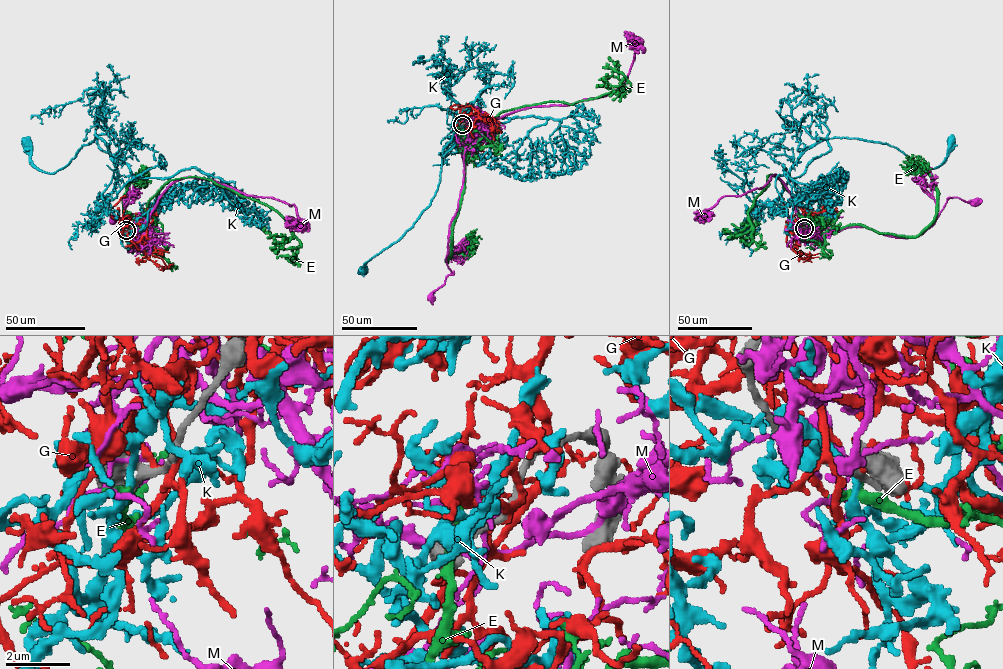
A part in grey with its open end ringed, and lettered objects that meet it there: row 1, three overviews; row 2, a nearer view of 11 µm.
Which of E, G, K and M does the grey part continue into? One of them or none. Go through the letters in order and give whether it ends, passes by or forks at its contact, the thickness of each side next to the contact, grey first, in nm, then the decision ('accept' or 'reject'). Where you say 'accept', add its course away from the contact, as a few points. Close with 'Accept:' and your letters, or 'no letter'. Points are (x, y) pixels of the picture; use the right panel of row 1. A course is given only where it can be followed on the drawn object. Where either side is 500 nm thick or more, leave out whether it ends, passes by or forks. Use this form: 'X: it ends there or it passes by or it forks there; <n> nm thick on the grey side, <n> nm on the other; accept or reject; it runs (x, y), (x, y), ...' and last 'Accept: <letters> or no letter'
E: it forks there; 160 nm thick on the grey side, 280 nm on the other; reject
G: 750 nm thick on the grey side, 180 nm on the other; reject
K: it passes by; 360 nm thick on the grey side, 200 nm on the other; reject
M: it forks there; 420 nm thick on the grey side, 130 nm on the other; reject
Accept: no letter

